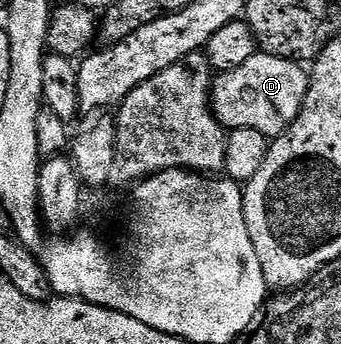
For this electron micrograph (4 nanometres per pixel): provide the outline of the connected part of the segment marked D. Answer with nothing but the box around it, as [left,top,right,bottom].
[210,53,310,137]

